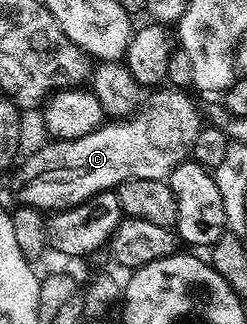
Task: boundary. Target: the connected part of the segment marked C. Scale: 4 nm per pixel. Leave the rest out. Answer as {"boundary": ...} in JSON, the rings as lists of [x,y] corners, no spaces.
{"boundary":[[[160,87],[155,90],[152,98],[145,100],[131,117],[112,119],[95,129],[90,135],[82,135],[82,139],[73,141],[49,140],[49,145],[41,147],[37,153],[28,157],[24,166],[19,166],[24,177],[36,177],[28,181],[17,191],[17,202],[41,211],[70,209],[82,204],[96,193],[115,190],[116,186],[130,179],[167,179],[184,161],[192,156],[192,148],[202,128],[200,109],[187,97],[183,88]]]}

